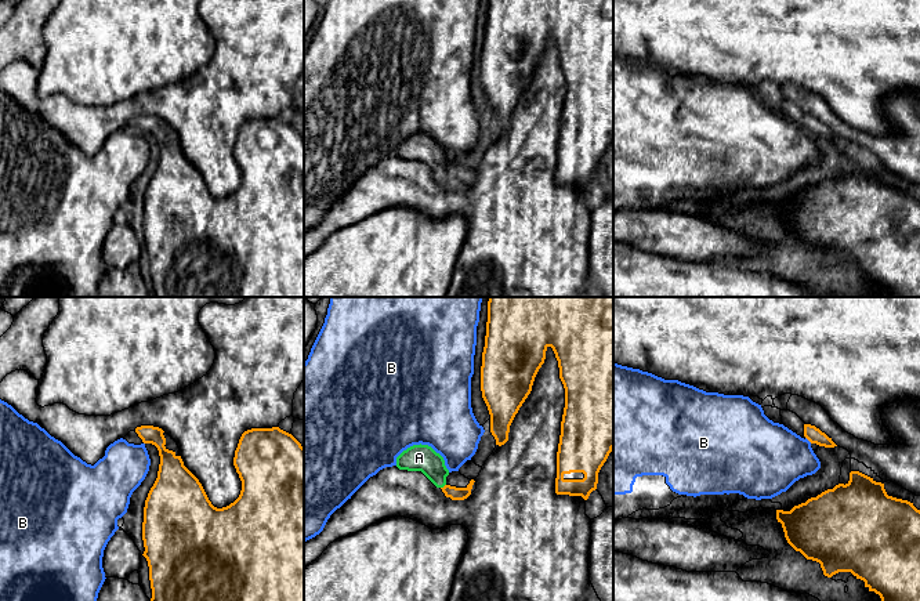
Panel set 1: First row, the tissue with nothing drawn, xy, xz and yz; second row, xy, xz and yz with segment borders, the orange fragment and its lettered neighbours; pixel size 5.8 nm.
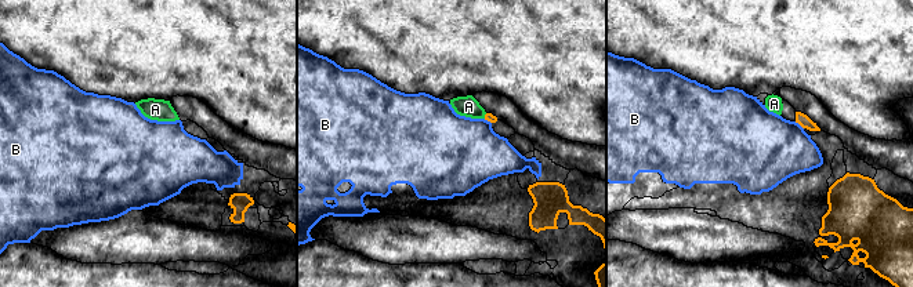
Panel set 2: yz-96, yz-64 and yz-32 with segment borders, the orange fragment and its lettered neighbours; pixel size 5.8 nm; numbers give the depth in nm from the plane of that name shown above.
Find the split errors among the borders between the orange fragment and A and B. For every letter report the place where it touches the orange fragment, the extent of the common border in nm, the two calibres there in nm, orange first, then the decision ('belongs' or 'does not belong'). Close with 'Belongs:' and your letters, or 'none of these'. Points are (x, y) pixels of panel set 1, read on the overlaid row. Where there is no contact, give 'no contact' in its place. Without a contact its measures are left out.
A: contact xz (444, 487); length 40 nm; calibres 80 and 160 nm; belongs
B: contact yz (808, 440); length 50 nm; calibres 90 and 400 nm; does not belong
Belongs: A

